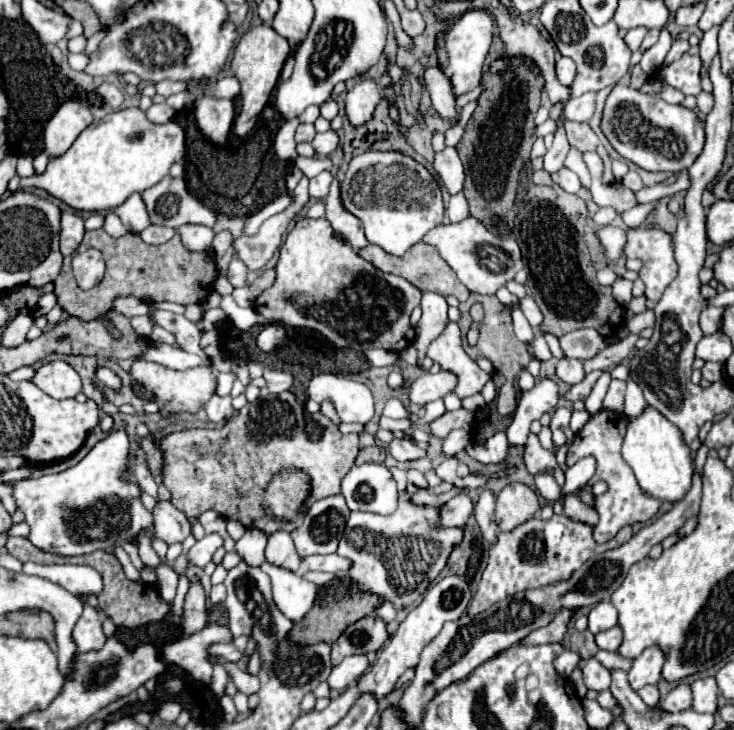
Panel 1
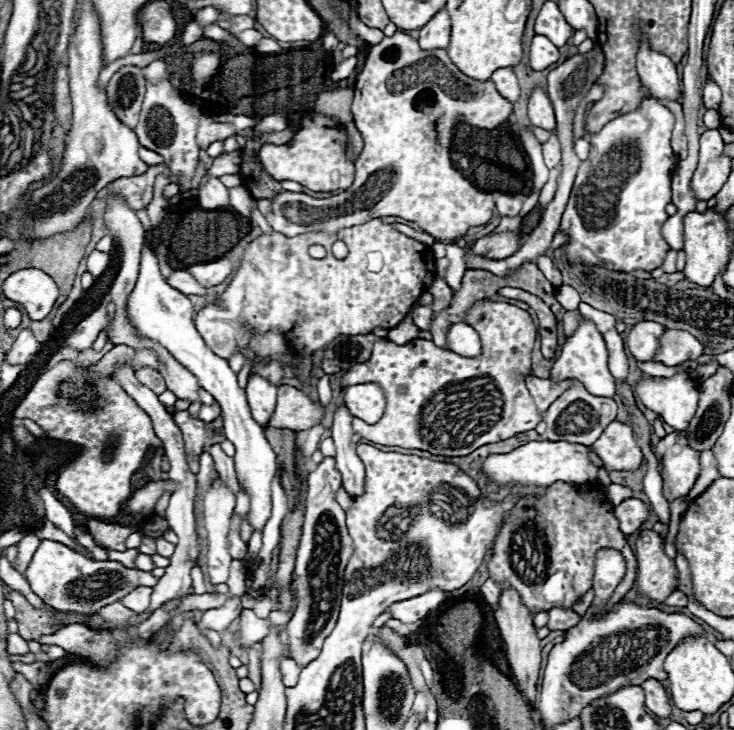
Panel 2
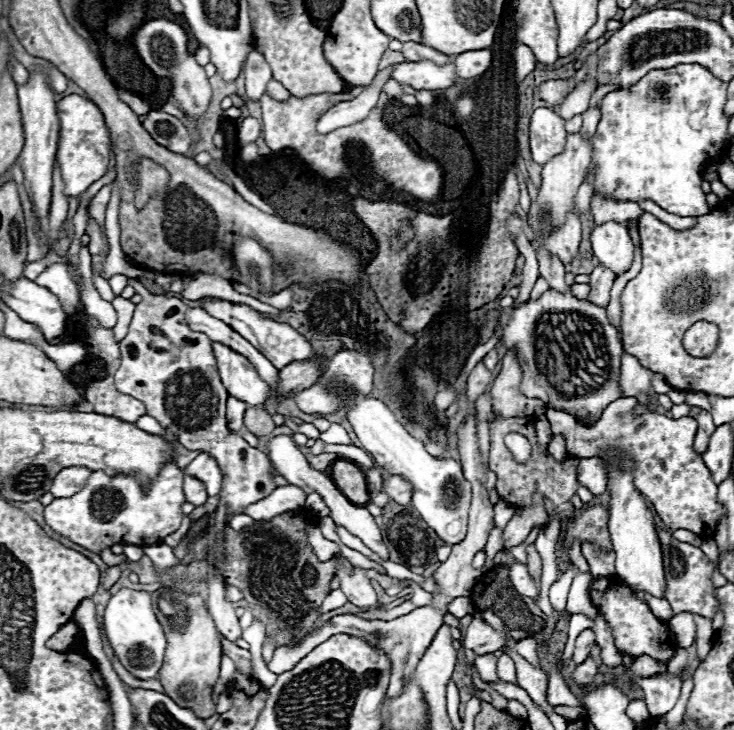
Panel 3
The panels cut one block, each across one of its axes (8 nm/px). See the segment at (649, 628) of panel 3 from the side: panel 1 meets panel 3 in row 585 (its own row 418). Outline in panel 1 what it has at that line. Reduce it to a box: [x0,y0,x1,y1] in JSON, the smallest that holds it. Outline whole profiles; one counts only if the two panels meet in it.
[566,410,660,544]

